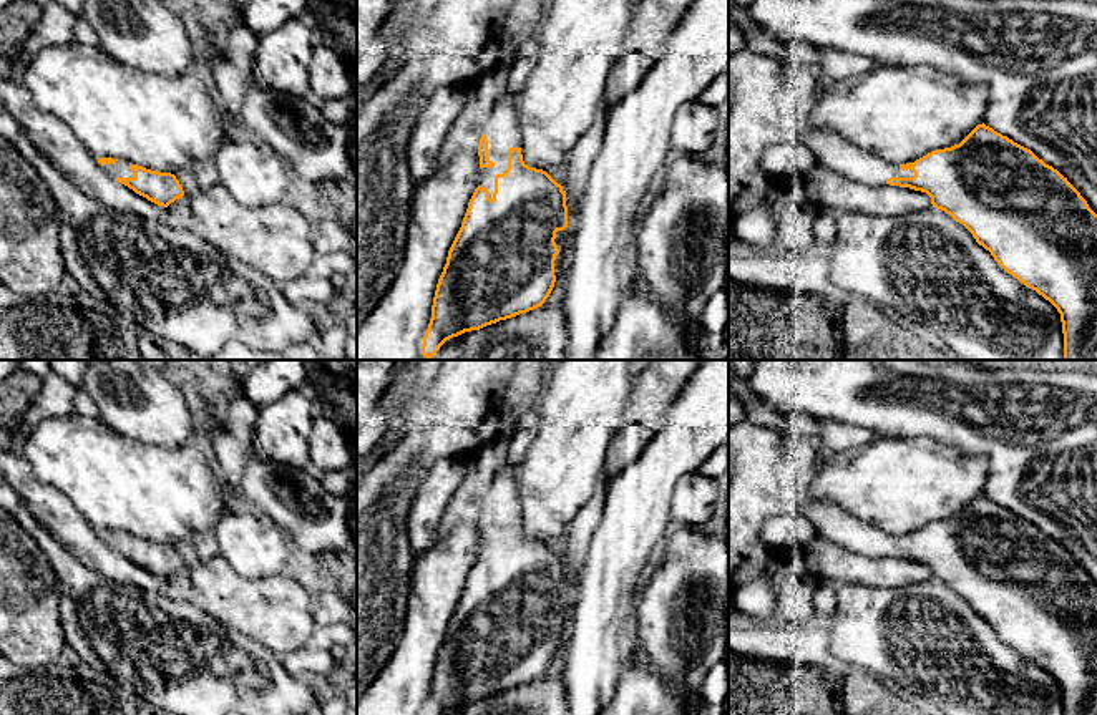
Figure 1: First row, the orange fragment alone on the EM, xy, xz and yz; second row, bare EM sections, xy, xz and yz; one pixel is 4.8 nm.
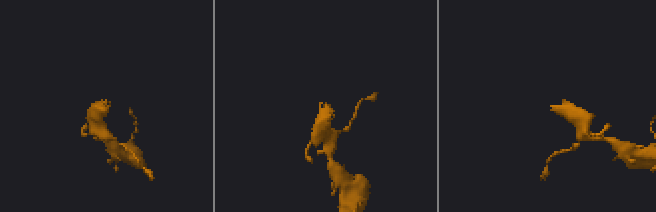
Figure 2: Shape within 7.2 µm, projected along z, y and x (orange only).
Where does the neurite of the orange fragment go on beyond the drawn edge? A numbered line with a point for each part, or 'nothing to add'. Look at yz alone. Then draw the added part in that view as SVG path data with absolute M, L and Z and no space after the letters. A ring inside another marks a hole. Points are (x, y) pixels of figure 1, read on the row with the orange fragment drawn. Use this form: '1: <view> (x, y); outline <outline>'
1: yz (832, 151); outline M810 118L805 144L815 153L820 164L836 174L861 184L883 186L890 178L913 178L911 169L903 171L880 156L863 151L845 141L830 128L812 128Z

